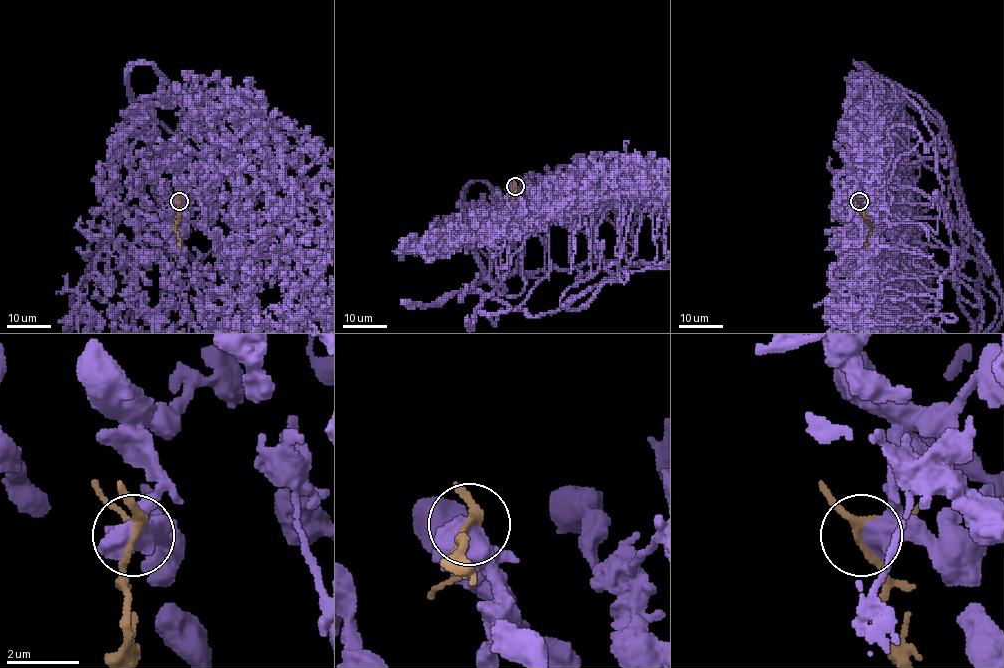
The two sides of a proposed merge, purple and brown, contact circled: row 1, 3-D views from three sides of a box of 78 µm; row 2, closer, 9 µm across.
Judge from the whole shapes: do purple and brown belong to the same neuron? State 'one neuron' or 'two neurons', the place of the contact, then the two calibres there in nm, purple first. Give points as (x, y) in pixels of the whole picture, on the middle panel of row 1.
two neurons | (515, 186) | 800/180 nm

